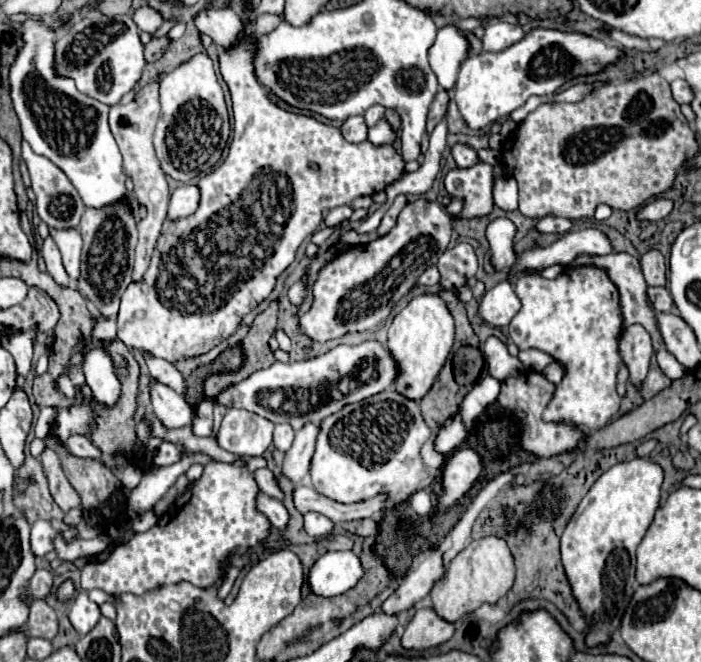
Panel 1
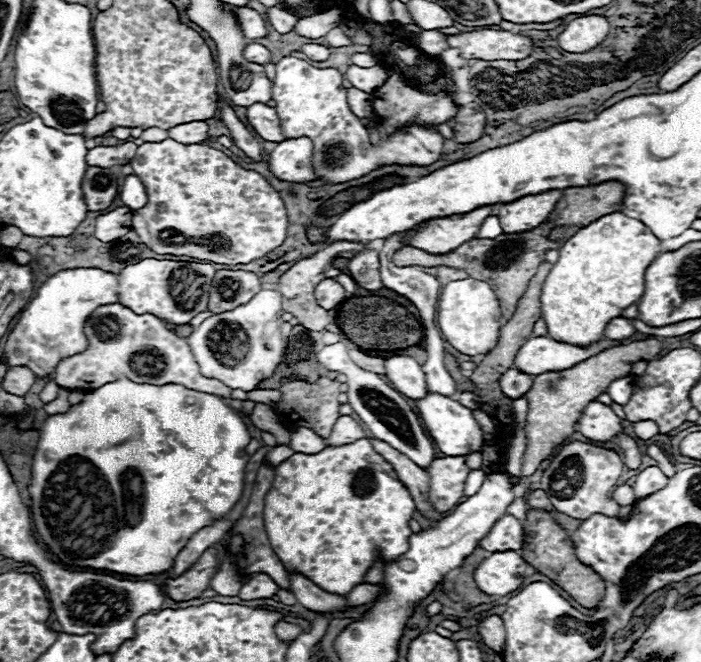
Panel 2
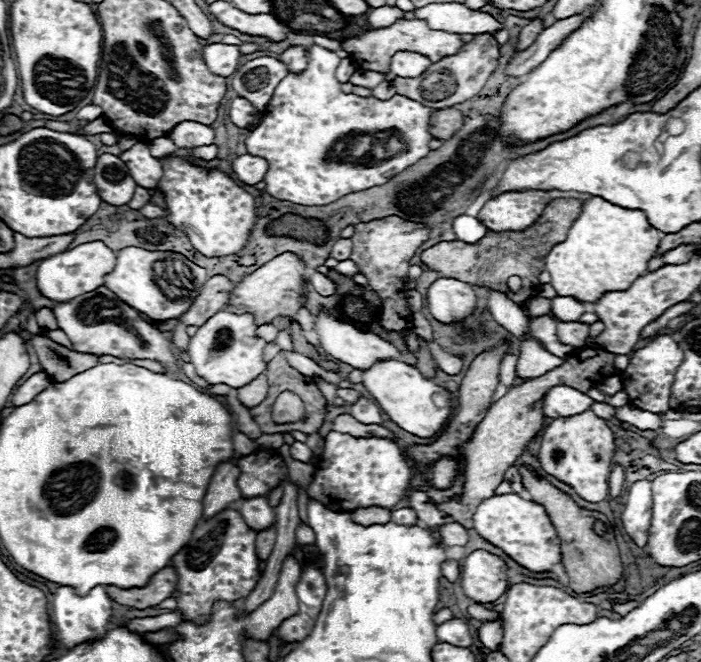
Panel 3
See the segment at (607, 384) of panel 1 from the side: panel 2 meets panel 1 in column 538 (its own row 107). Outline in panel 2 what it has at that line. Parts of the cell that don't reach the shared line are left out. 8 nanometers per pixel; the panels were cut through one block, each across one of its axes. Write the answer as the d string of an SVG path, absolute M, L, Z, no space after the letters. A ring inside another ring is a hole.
M286 56L280 62L276 62L272 98L276 100L276 112L280 118L282 134L286 136L286 140L308 136L314 148L322 148L322 156L326 156L328 164L338 164L338 166L342 164L342 168L314 168L318 180L326 184L342 184L342 180L350 182L384 164L428 166L440 158L444 138L440 136L436 126L426 128L420 124L410 124L388 138L380 138L376 146L370 144L366 126L356 114L352 114L348 106L346 88L342 86L342 82L344 82L342 74L336 68L314 68L308 62L292 56ZM330 144L342 144L342 146L330 146ZM344 148L346 152L350 152L350 160L342 160L346 156Z

